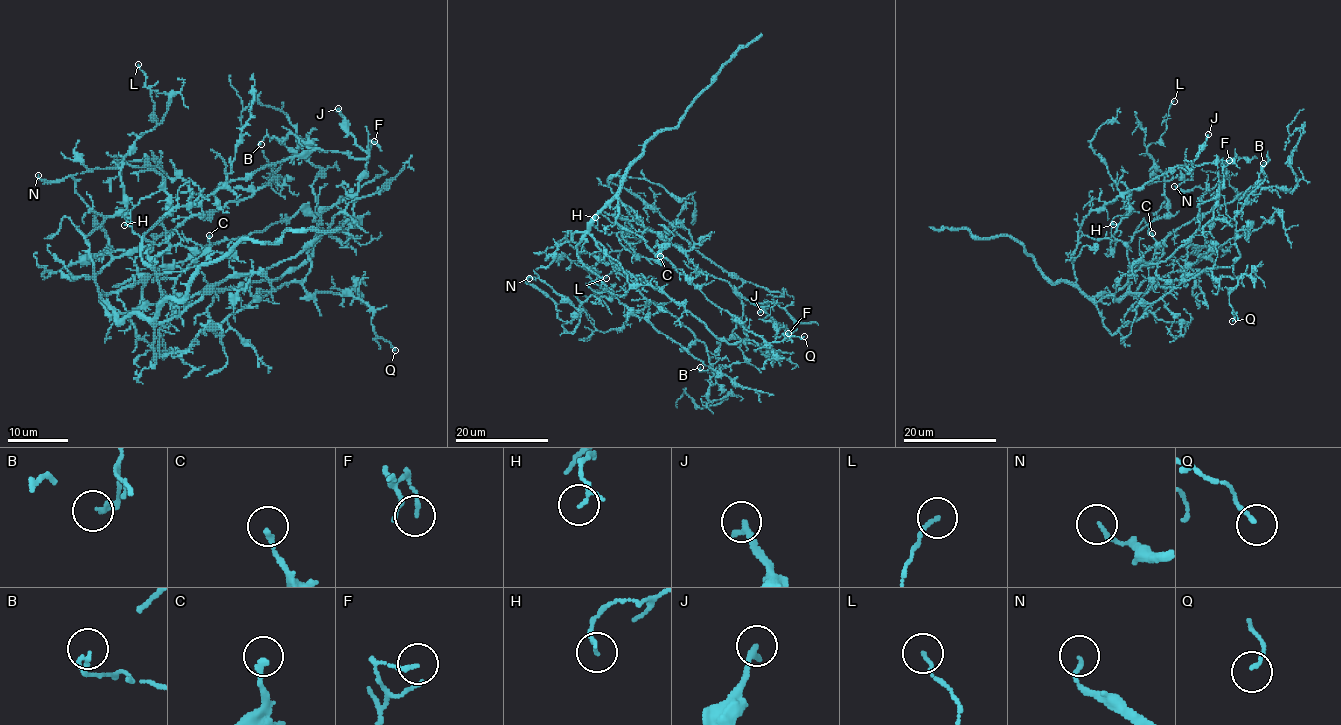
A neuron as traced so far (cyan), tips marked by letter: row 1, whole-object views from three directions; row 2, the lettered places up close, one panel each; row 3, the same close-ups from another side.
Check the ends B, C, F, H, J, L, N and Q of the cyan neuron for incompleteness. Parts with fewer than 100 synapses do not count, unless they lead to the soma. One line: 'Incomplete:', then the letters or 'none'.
Incomplete: none

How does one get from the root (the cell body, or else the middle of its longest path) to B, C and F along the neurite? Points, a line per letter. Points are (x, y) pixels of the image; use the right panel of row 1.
B: (1129, 286), (1146, 292), (1229, 268), (1239, 257), (1237, 202), (1270, 159), (1263, 163)
C: (1129, 286), (1119, 298), (1106, 293), (1095, 298), (1102, 322), (1112, 334), (1151, 285), (1152, 233)
F: (1129, 286), (1119, 298), (1095, 299), (1112, 296), (1144, 264), (1164, 262), (1214, 216), (1229, 160)

